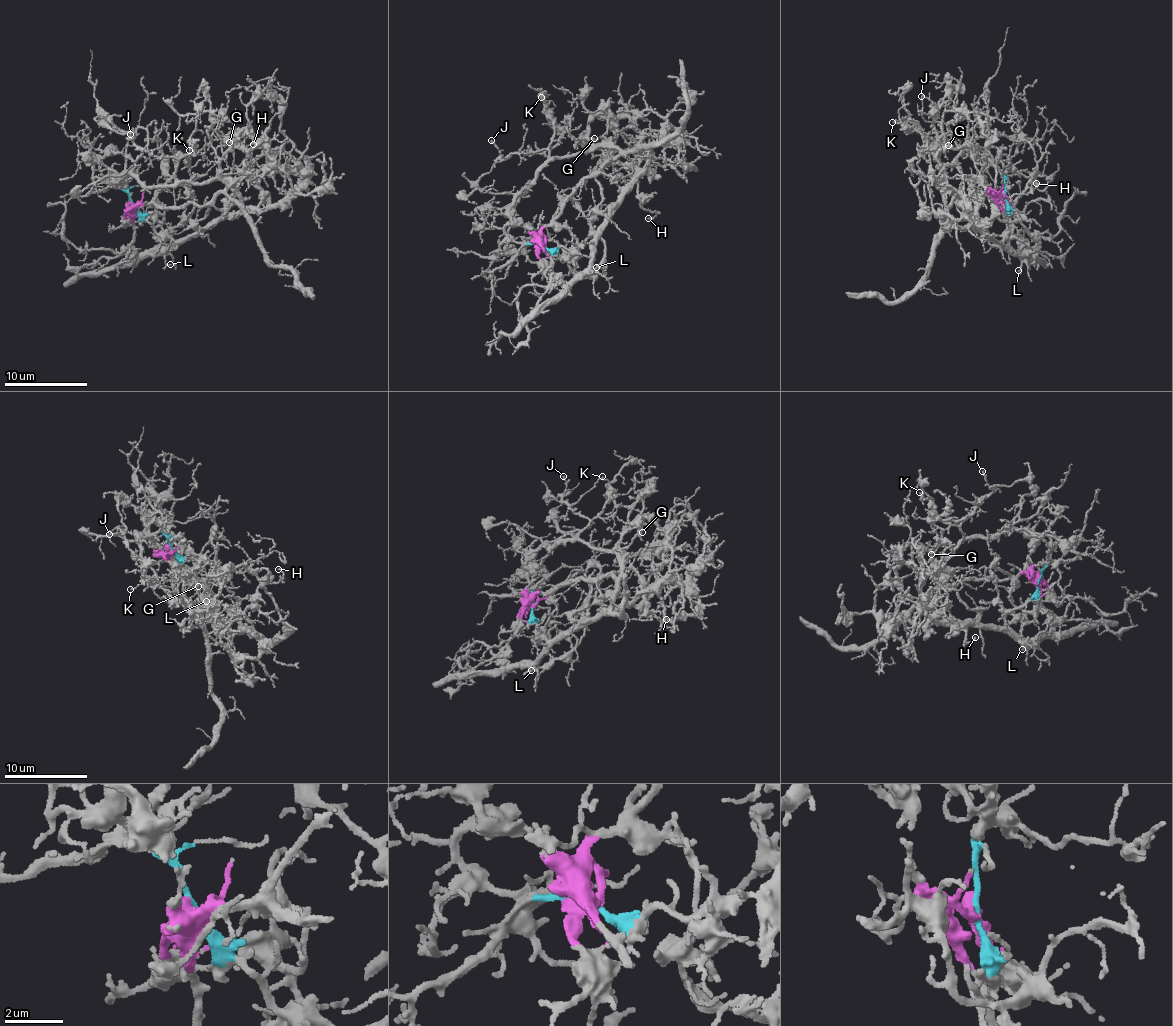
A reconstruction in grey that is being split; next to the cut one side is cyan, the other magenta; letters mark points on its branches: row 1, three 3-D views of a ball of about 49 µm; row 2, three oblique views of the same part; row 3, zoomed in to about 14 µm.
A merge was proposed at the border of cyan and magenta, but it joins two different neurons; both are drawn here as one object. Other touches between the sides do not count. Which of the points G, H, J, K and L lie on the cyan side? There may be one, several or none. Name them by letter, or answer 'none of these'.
H, L

